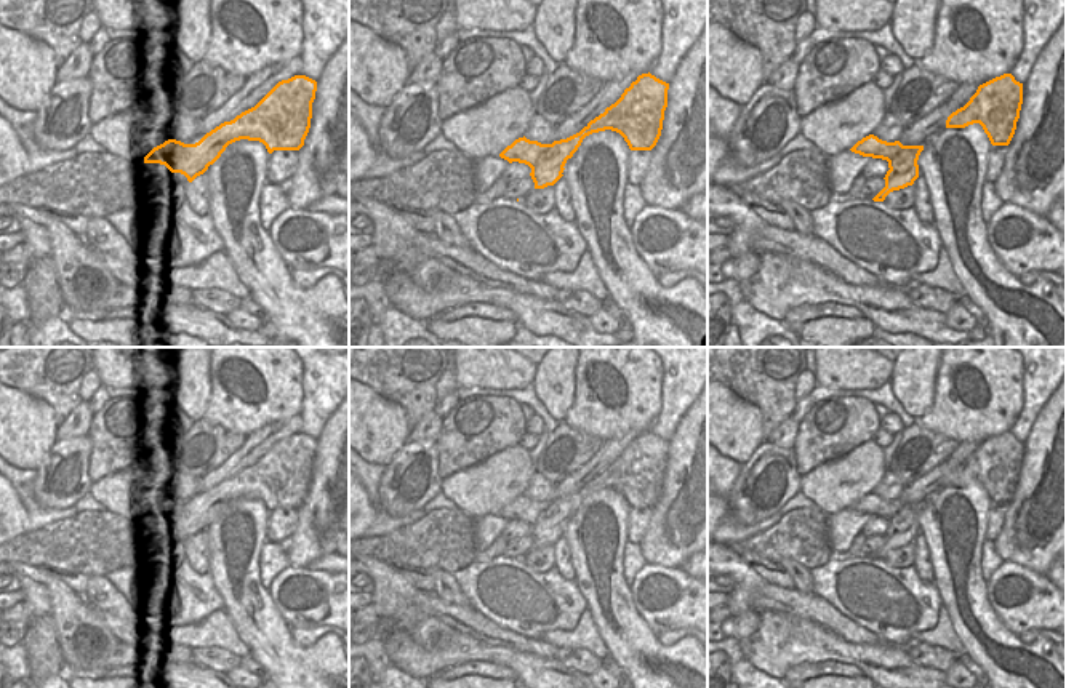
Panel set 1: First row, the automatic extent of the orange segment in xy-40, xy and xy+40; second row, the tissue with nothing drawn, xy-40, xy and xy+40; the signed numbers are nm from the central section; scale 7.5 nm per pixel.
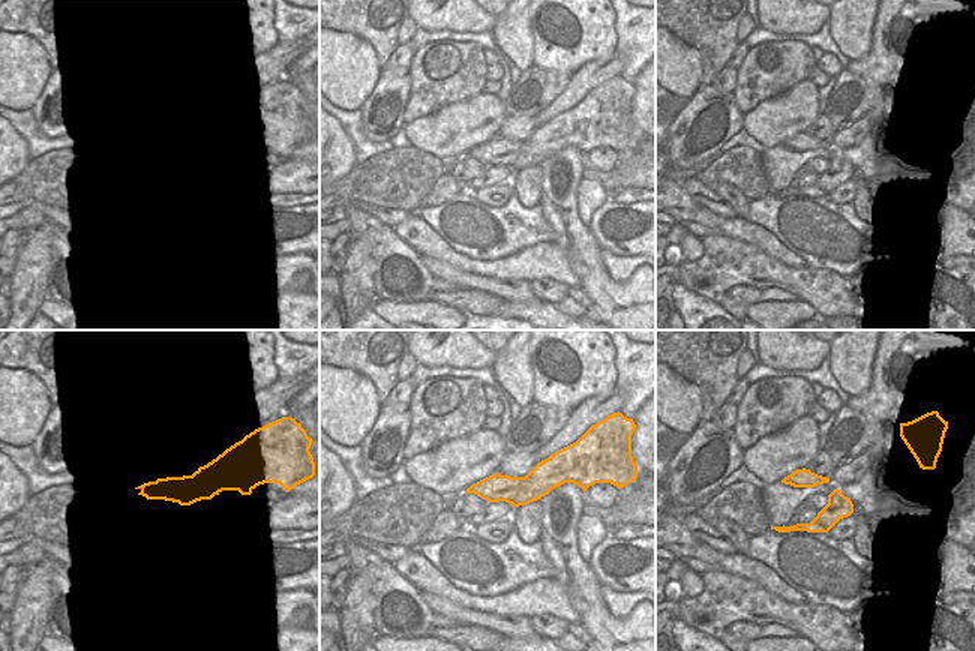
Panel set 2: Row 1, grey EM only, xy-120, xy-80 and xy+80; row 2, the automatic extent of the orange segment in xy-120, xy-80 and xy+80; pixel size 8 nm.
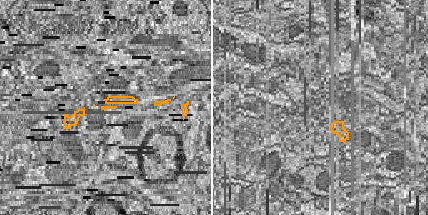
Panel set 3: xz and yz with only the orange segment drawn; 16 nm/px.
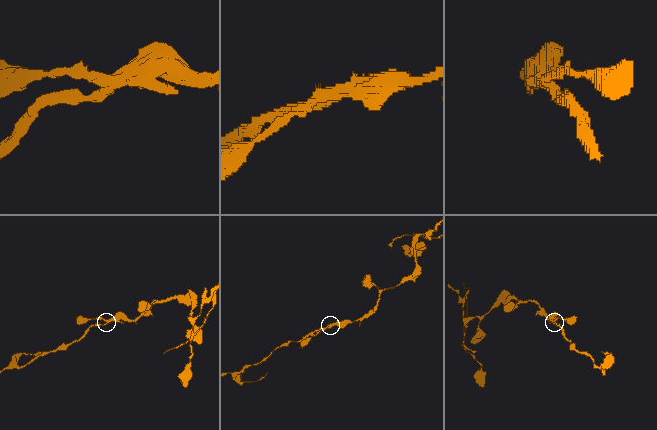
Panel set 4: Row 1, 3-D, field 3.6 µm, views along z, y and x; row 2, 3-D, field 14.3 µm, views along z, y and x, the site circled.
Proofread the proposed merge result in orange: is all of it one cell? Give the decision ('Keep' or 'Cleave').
Cleave

